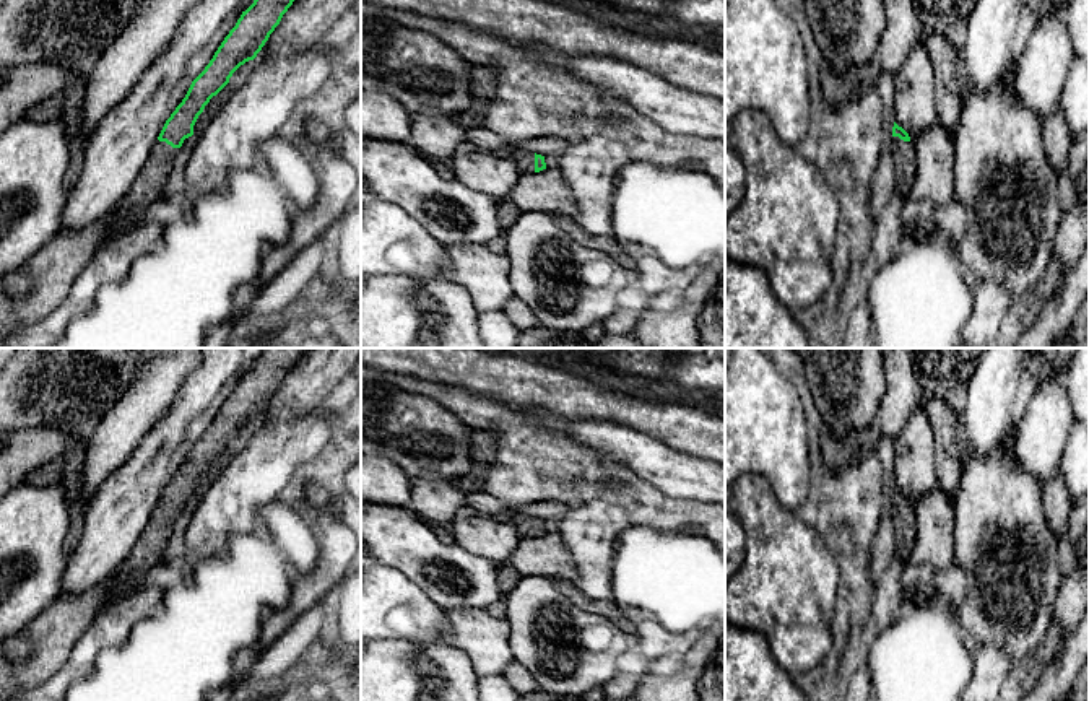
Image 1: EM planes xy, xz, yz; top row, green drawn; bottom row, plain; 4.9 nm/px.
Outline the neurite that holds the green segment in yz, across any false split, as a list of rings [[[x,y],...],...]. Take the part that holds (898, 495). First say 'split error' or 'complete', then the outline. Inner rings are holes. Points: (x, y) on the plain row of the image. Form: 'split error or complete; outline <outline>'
split error; outline [[[894,486],[891,516],[896,535],[896,556],[905,566],[915,545],[915,516],[909,498]]]

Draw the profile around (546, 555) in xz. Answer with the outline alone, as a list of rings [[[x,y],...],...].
[[[559,533],[522,537],[505,561],[520,577],[541,576],[575,581],[579,569]]]

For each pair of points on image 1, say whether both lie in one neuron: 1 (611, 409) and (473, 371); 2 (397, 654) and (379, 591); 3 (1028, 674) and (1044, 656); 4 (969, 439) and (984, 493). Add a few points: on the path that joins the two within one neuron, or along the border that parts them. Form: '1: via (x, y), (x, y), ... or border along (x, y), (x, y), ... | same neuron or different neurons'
1: via (577, 399), (507, 379) | same neuron
2: border along (377, 638), (431, 640) | different neurons
3: via (1031, 669), (1039, 661) | same neuron
4: border along (1006, 436), (989, 452), (969, 452), (963, 461) | different neurons

